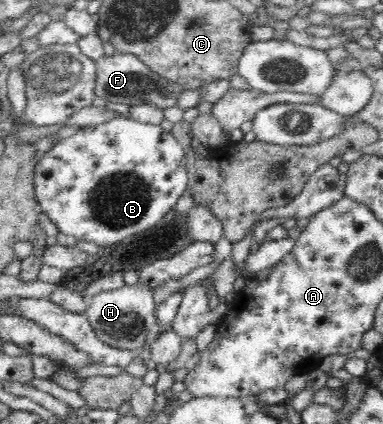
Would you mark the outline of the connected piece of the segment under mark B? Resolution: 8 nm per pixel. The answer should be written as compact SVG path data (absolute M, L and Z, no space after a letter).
M116 115L102 123L78 128L68 139L55 143L36 165L33 181L39 211L49 216L61 233L104 248L156 226L188 189L189 176L184 148L172 132L166 132L160 124L140 123L130 116Z

